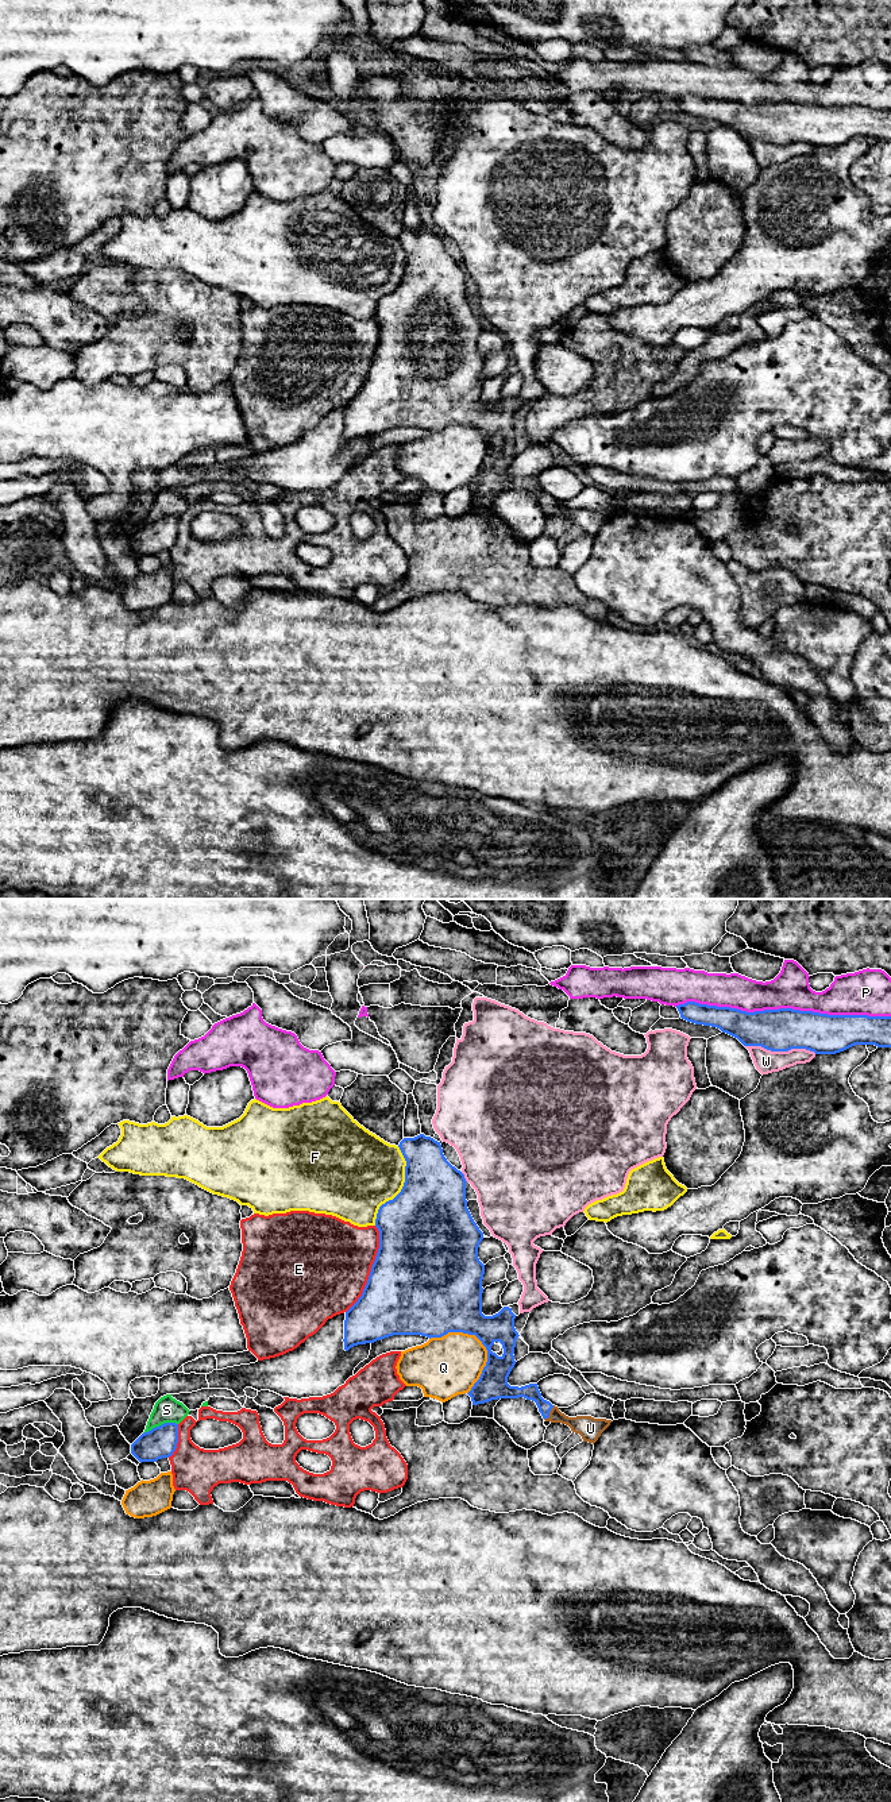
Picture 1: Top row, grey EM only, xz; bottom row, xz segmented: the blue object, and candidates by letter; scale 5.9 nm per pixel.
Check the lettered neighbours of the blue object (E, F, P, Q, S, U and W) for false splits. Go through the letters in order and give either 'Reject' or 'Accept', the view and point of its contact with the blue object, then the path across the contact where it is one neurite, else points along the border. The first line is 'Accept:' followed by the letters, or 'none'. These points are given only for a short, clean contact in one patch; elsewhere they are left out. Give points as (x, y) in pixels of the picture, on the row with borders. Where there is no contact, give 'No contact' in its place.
Accept: U
E: Reject. Touches blue at xz (371, 1269)
F: Reject. Touches blue at xz (402, 1188)
P: Reject. Touches blue at xz (783, 1008)
Q: Reject. Touches blue at xz (482, 1343)
S: Reject. Touches blue at xz (159, 1426)
U: Accept. Touches blue at xz (548, 1413). Path across: xz (531, 1392), (548, 1413), (587, 1427)
W: Reject. Touches blue at xz (780, 1050)

